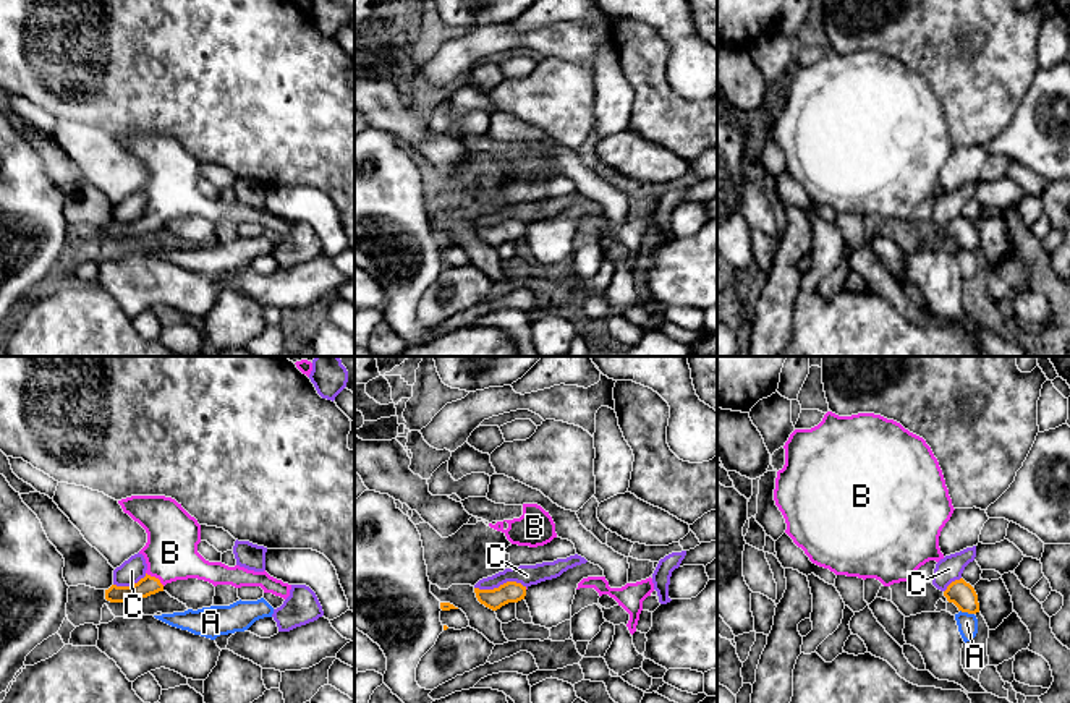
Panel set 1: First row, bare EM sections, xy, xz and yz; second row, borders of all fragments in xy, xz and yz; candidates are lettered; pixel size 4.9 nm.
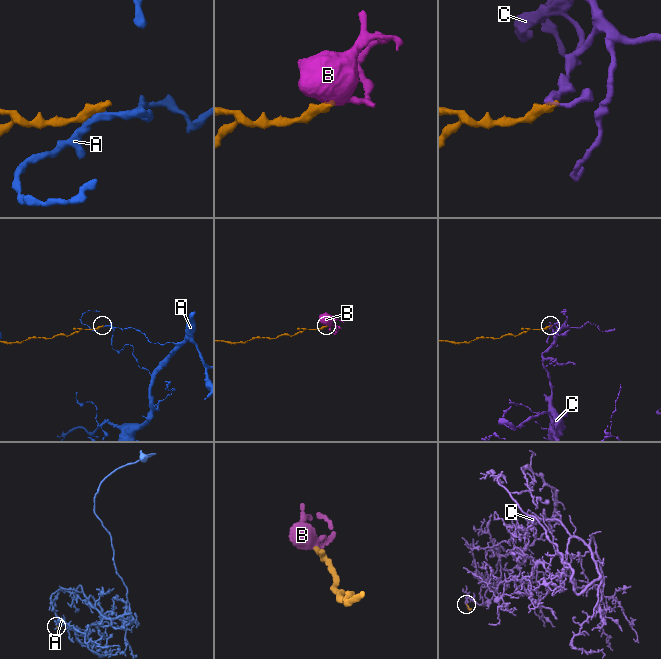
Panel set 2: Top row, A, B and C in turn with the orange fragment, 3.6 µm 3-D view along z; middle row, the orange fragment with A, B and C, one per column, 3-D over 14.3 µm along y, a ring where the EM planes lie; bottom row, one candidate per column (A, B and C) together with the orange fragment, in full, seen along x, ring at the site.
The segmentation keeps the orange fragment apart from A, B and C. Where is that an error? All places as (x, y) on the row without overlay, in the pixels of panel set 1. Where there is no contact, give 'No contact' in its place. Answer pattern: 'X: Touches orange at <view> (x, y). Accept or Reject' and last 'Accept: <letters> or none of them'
A: Touches orange at yz (967, 248). Reject
B: Touches orange at xy (154, 214). Accept
C: Touches orange at xz (501, 222). Reject
Accept: B

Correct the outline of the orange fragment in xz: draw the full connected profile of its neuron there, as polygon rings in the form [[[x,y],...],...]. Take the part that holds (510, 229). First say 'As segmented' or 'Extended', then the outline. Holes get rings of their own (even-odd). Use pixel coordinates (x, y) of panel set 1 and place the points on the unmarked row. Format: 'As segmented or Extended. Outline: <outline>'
As segmented. Outline: [[[507,219],[494,227],[474,225],[476,235],[486,245],[497,248],[508,240],[518,240],[526,233],[526,224],[516,219]]]

